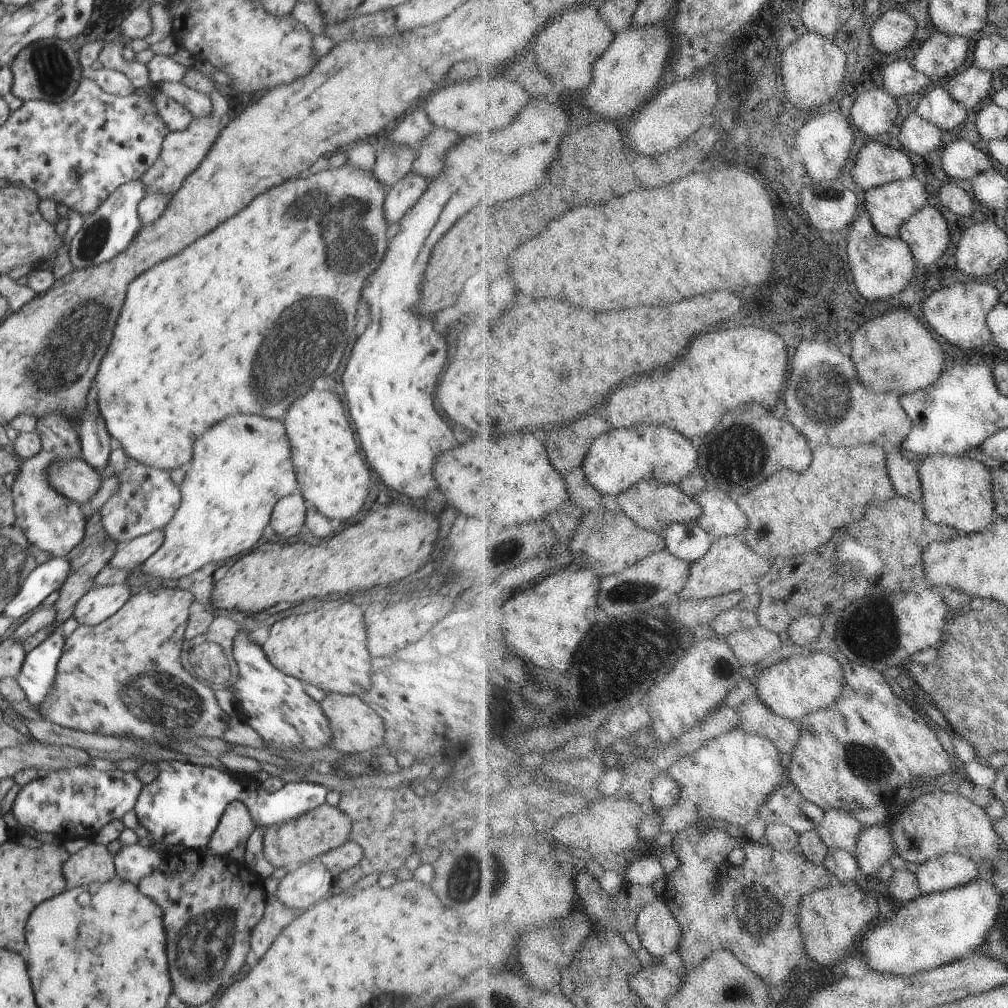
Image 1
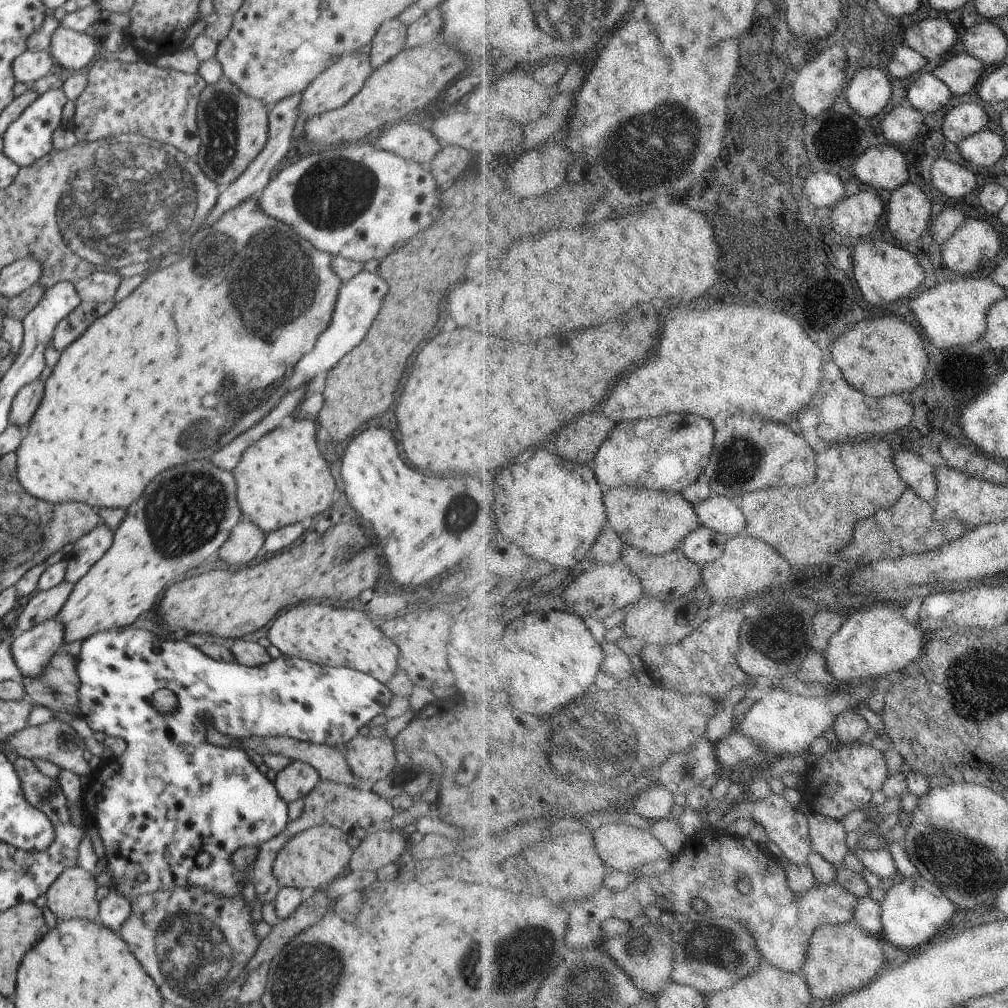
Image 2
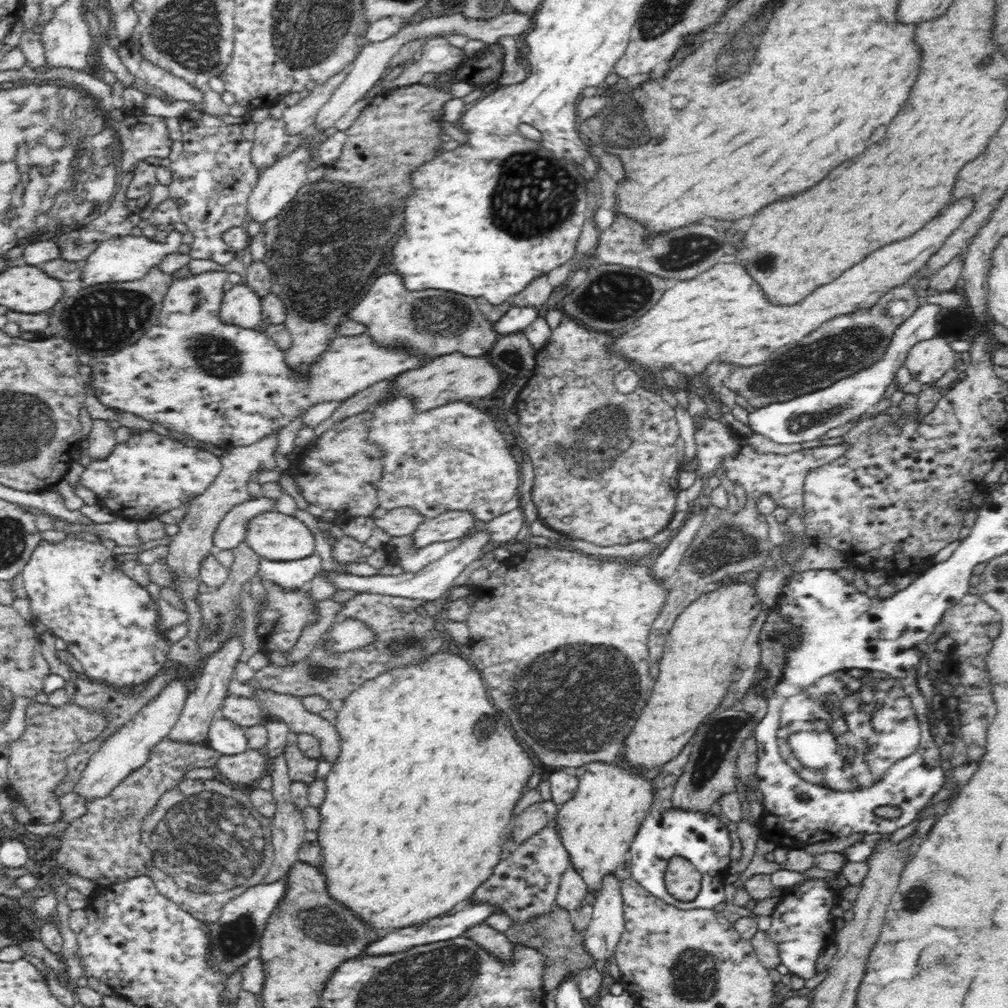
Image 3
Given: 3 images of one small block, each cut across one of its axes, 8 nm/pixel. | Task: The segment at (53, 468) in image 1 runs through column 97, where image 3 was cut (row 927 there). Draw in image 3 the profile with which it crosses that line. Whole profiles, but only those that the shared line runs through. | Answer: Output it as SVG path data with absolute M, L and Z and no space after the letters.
M478 924L466 930L465 938L478 943L486 952L497 956L505 964L512 962L513 945L503 932L488 924Z

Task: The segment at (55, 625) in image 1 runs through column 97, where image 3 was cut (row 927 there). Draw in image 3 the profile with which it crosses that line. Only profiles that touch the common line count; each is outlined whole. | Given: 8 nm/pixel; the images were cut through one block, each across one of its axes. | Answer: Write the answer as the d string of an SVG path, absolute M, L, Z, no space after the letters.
M556 904L548 914L540 916L536 920L526 920L524 924L513 924L504 934L512 944L520 943L525 947L532 947L544 954L549 960L546 963L545 975L542 978L542 991L546 994L553 994L555 988L558 988L568 975L577 976L580 971L595 964L593 956L584 949L584 931L575 930L571 912L556 906Z

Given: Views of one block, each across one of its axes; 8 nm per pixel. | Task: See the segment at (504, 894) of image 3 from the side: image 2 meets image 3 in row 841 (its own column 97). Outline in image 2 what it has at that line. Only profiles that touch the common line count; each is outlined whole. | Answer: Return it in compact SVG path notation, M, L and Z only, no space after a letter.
M102 520L94 530L84 534L73 544L72 552L66 556L66 582L77 583L108 552L112 546L114 532Z

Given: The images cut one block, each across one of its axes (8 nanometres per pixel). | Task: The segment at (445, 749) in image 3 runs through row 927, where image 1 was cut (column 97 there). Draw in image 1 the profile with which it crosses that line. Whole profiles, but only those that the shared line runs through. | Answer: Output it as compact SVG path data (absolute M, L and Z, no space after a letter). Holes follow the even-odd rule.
M344 164L344 166L336 168L336 170L320 172L320 174L314 174L310 178L294 178L294 180L282 182L280 186L256 196L234 218L222 222L216 230L212 230L204 238L196 240L194 244L184 248L180 254L156 264L154 268L150 268L148 272L138 276L132 282L132 286L128 286L128 294L126 294L122 312L120 312L118 322L116 322L114 338L112 338L112 342L108 346L106 356L102 358L100 370L96 374L94 388L96 388L96 402L98 402L98 408L100 408L100 416L102 416L104 424L106 424L106 428L108 428L108 434L114 440L120 442L120 446L124 449L124 453L129 457L130 462L137 462L148 467L155 467L170 472L176 468L186 466L192 461L192 442L198 436L202 436L210 426L222 422L226 416L232 416L236 412L258 414L258 416L282 420L284 414L288 412L288 406L292 406L292 402L296 402L296 398L300 398L300 394L304 394L304 390L308 390L308 378L316 378L316 374L320 374L320 363L330 360L324 375L330 375L337 369L347 342L338 344L331 359L329 357L332 353L330 352L329 354L328 350L332 350L332 346L336 346L336 338L340 338L340 334L344 334L344 330L354 330L354 324L356 324L354 322L356 300L360 296L362 284L368 278L364 266L372 266L372 268L368 268L370 272L374 268L378 268L378 264L380 264L380 260L384 256L384 250L386 250L386 230L388 230L388 226L383 212L383 201L387 193L386 187L378 184L378 188L376 188L360 172L363 171ZM294 200L296 200L296 206L292 206ZM290 206L292 206L292 214L296 214L296 218L312 218L314 220L314 222L310 222L310 240L304 236L308 232L308 230L304 230L304 222L300 222L296 218L292 222L290 214L286 214ZM316 222L320 222L320 230L324 230L324 242L322 242L322 236L320 236L320 230L318 230ZM360 236L364 238L366 244L372 244L372 246L364 246L364 242L356 242L356 238L360 238ZM340 244L346 244L346 246L340 246ZM324 246L328 246L328 250L332 250L332 262L336 262L336 266L344 266L346 274L342 270L336 270L334 266L328 268ZM375 254L376 258L373 258ZM310 276L312 276L312 282L308 282ZM276 330L284 330L284 334L276 334ZM268 342L272 342L272 346L268 346ZM250 374L252 374L252 378L250 378Z

